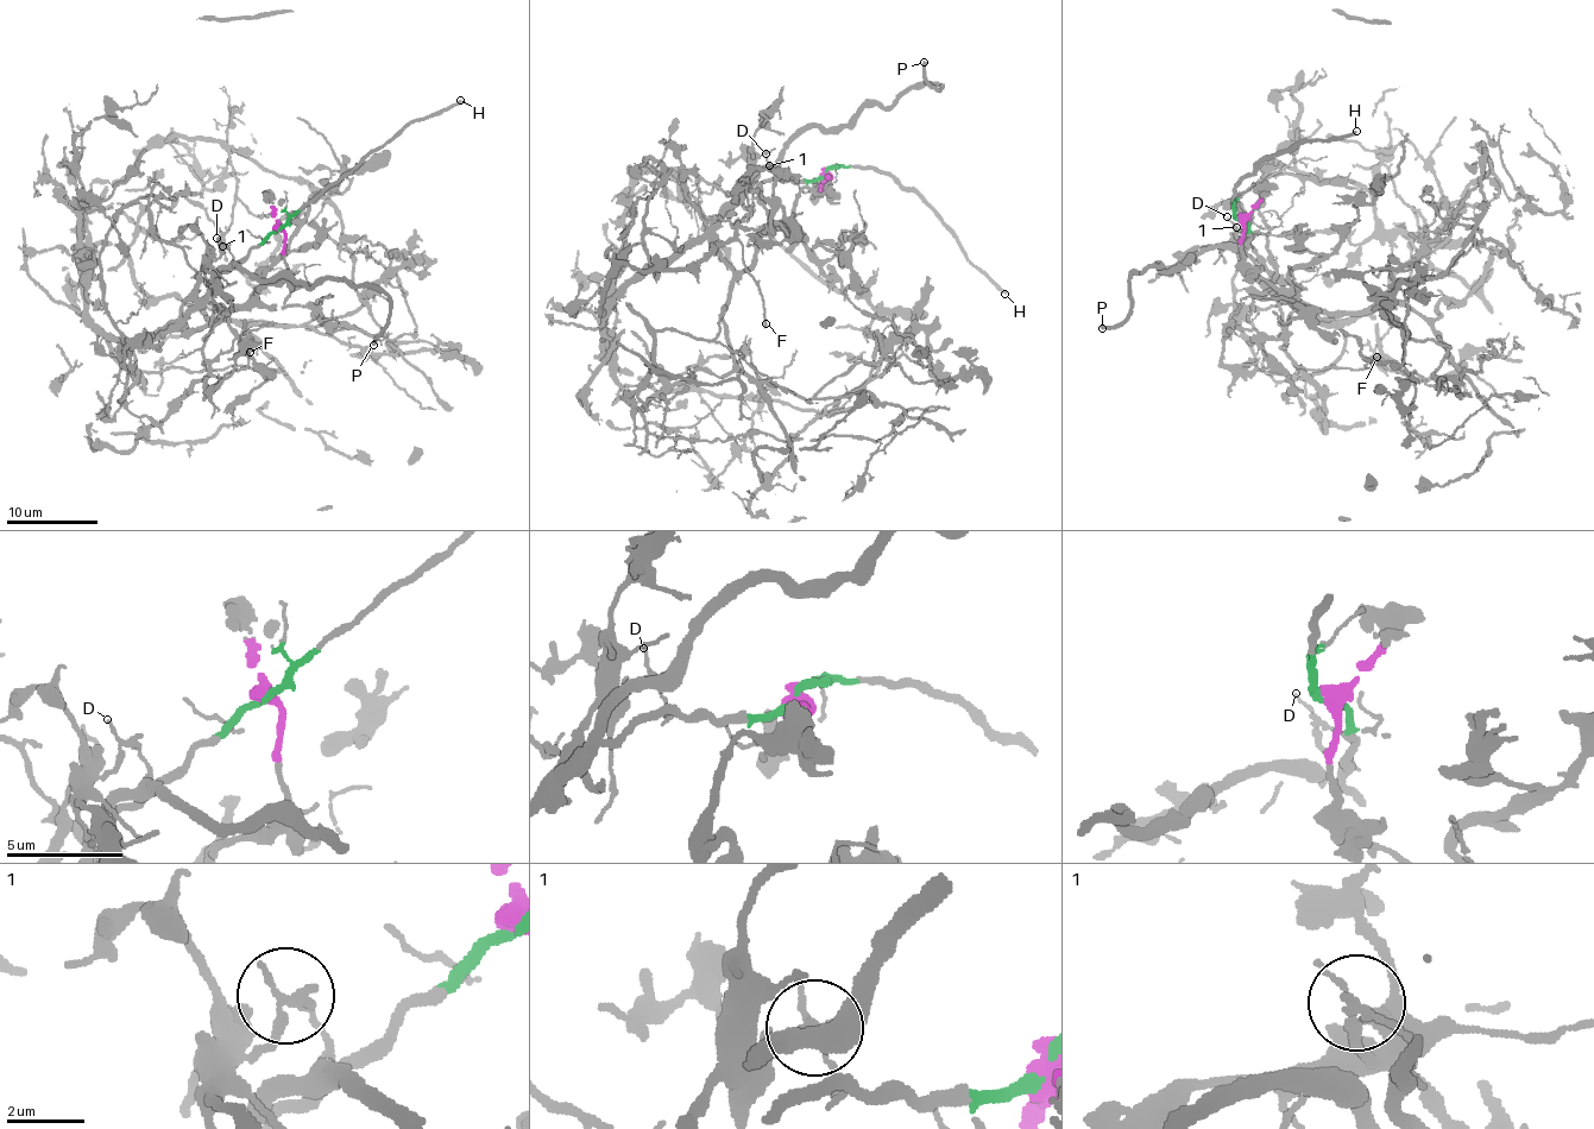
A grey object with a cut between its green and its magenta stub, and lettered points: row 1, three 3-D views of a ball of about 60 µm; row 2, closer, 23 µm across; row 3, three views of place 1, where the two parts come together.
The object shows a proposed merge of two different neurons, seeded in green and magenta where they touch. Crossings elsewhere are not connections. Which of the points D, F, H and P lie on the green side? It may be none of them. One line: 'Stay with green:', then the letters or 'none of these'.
Stay with green: D, H, P

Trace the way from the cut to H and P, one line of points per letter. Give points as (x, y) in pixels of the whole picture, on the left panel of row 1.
H: (277, 228), (401, 127), (435, 115), (460, 99)
P: (277, 228), (210, 291), (232, 266), (258, 278), (380, 289), (389, 323), (372, 345)

